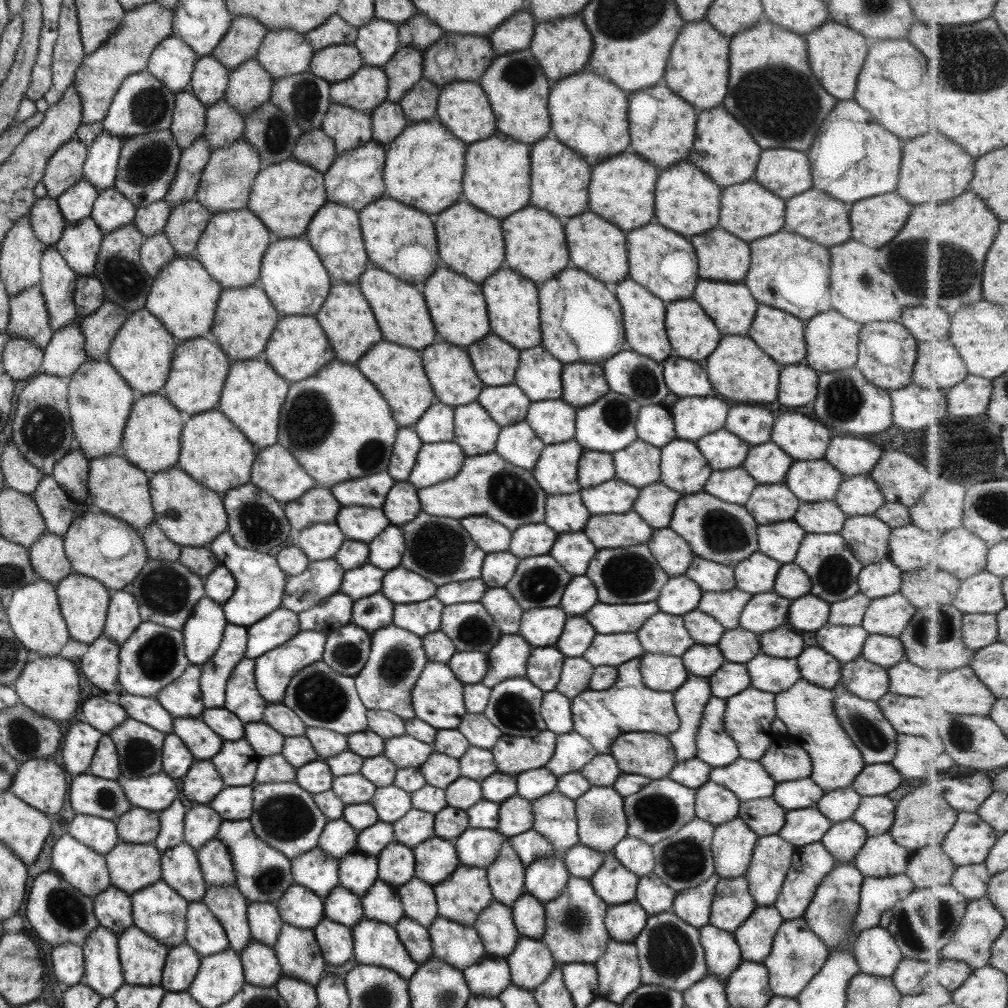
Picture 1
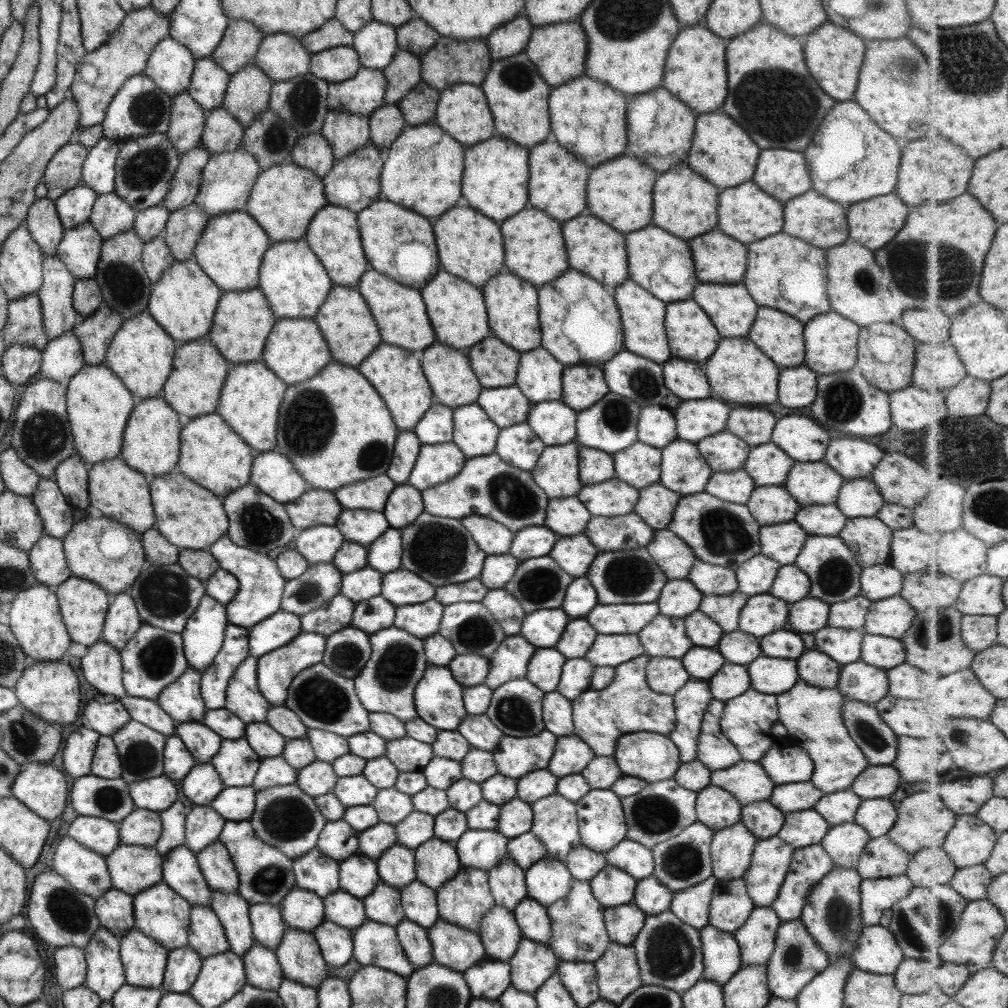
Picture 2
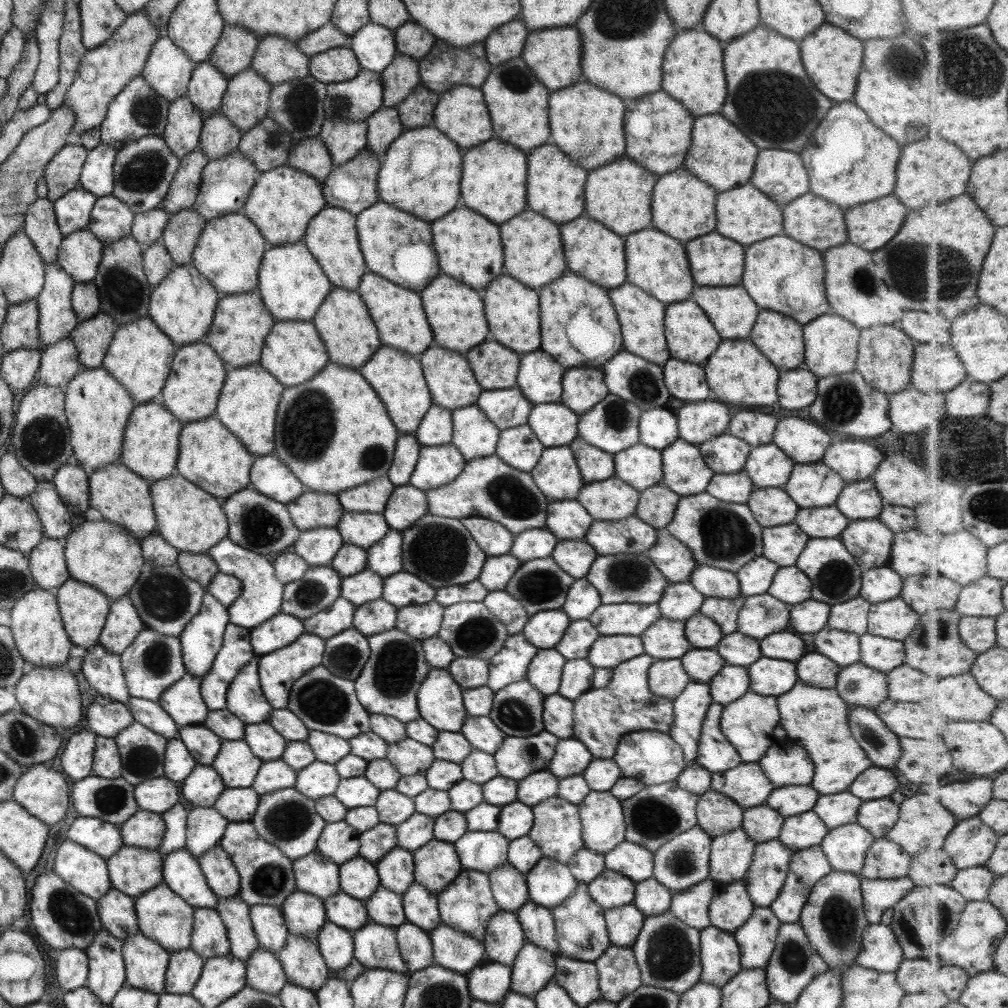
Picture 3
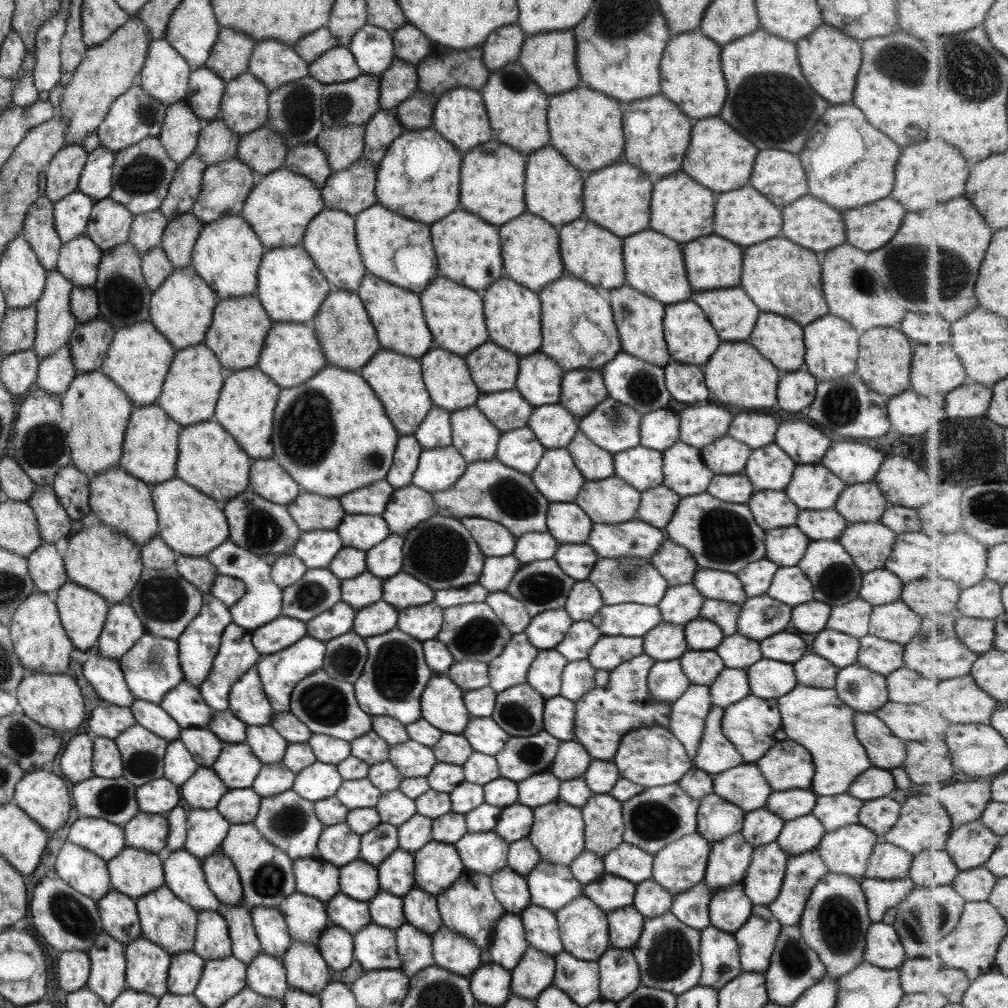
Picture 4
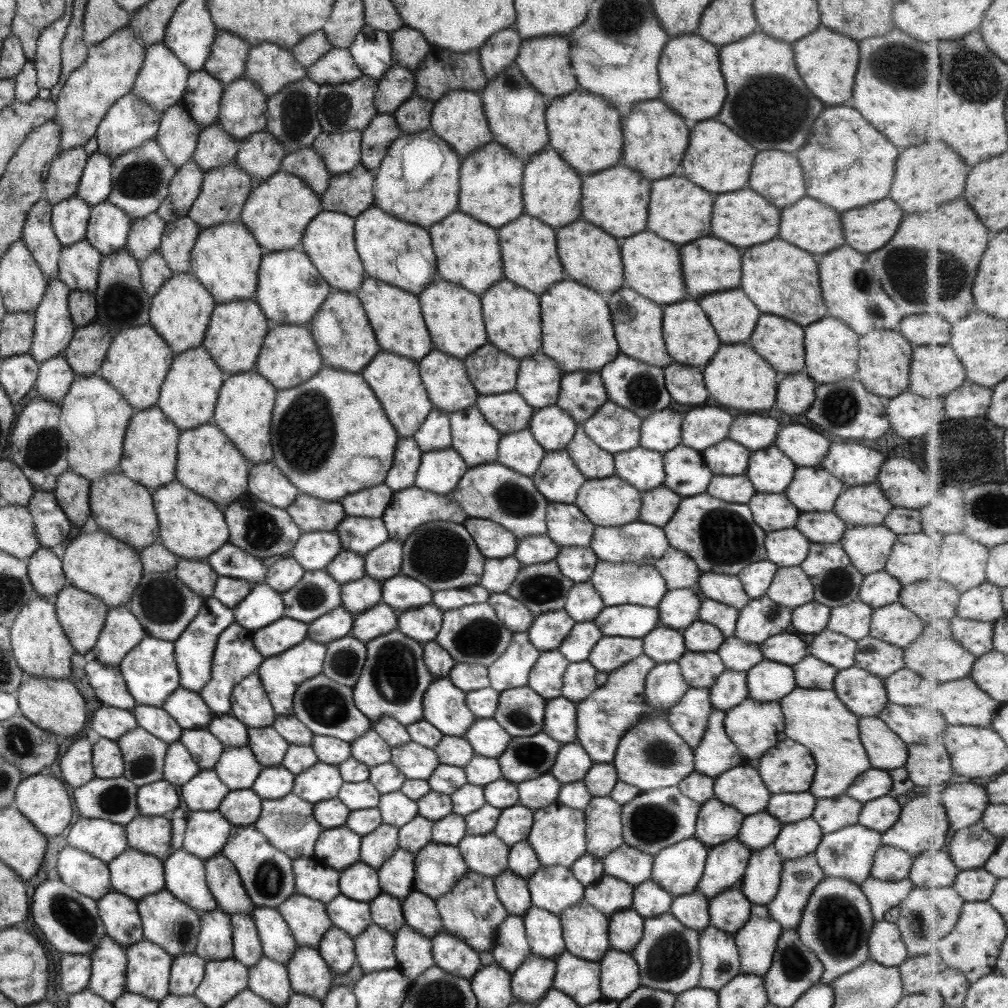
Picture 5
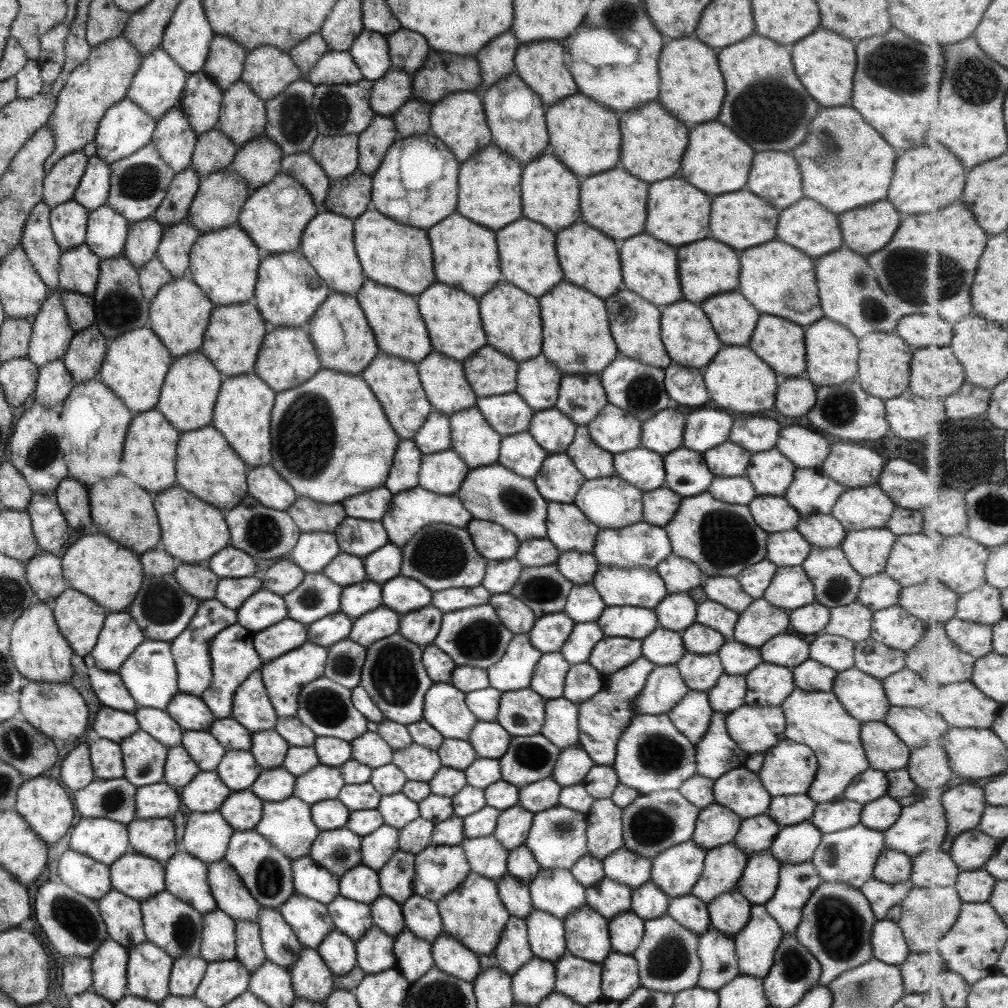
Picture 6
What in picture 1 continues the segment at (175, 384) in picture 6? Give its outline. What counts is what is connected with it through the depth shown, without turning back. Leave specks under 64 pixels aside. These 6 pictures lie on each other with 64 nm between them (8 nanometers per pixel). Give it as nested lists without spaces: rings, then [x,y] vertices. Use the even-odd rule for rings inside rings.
[[[211,338],[178,342],[171,359],[167,380],[160,392],[179,412],[195,415],[212,410],[219,400],[230,363],[231,361]]]

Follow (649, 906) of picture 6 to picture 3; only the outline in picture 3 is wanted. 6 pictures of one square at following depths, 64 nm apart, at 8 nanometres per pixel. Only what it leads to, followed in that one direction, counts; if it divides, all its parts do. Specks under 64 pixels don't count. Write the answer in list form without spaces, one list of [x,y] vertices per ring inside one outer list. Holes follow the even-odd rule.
[[[653,877],[634,883],[632,905],[644,916],[657,916],[668,912],[673,893]]]

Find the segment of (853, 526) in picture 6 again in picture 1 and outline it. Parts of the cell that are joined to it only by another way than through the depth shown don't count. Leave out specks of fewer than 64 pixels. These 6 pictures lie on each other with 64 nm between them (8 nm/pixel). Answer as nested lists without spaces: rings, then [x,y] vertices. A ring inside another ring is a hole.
[[[863,474],[843,478],[833,502],[846,517],[872,516],[884,499],[873,479]]]

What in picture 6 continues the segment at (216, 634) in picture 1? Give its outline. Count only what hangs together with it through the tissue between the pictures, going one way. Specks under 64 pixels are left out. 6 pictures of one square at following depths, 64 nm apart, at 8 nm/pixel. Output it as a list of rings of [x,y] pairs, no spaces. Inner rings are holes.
[[[202,600],[187,627],[170,642],[171,656],[176,668],[178,692],[199,697],[209,686],[212,679],[212,670],[210,656],[208,655],[208,644],[211,637],[215,636],[217,632],[236,624],[235,614],[237,614],[237,611],[225,608],[217,600]]]

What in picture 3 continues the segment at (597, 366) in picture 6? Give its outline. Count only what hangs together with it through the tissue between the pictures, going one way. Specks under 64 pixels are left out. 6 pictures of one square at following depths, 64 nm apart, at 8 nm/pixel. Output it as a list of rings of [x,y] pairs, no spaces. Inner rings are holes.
[[[567,271],[559,279],[544,284],[537,290],[537,293],[541,344],[539,348],[549,354],[555,362],[559,362],[564,369],[581,367],[587,362],[586,358],[583,358],[583,354],[571,346],[565,334],[565,327],[569,319],[575,314],[575,311],[582,306],[588,306],[593,314],[599,314],[599,312],[601,312],[601,314],[603,314],[603,322],[601,322],[601,324],[606,327],[609,334],[613,335],[613,348],[611,348],[609,352],[606,352],[605,360],[608,361],[614,354],[622,350],[622,336],[620,335],[620,328],[618,327],[616,316],[614,316],[614,308],[612,307],[609,297],[606,295],[606,291],[599,286],[577,276],[577,274]]]

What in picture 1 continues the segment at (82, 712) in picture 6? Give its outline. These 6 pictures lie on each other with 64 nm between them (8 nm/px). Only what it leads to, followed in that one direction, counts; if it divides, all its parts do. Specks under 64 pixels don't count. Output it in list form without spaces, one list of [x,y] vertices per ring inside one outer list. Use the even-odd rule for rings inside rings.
[[[40,656],[31,663],[26,663],[22,674],[14,680],[14,691],[18,700],[39,716],[53,721],[71,720],[79,703],[79,687],[77,687],[77,672],[75,665],[69,659],[55,656]]]

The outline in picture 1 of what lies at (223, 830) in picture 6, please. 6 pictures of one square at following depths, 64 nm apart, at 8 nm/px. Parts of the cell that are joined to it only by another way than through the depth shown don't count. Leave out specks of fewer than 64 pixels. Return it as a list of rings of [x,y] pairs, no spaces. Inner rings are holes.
[[[196,805],[184,816],[184,842],[197,851],[218,833],[223,820],[208,805]]]

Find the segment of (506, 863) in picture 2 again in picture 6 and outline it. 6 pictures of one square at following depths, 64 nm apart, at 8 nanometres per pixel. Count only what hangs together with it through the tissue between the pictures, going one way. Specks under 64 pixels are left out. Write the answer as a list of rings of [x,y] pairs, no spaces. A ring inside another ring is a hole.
[[[509,874],[503,875],[495,883],[499,898],[510,916],[527,918],[533,909],[528,885]]]

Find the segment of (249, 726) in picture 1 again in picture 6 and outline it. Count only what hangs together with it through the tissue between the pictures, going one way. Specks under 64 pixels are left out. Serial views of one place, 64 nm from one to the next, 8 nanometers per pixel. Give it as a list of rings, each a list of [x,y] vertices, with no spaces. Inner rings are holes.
[[[260,730],[250,735],[251,746],[248,751],[262,771],[281,767],[288,744],[274,730]]]

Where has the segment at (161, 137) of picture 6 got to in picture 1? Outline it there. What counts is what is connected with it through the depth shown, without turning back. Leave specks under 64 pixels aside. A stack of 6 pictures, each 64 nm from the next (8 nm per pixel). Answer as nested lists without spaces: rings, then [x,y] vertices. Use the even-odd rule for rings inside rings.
[[[189,89],[174,96],[174,107],[170,122],[170,133],[180,151],[187,149],[191,143],[202,137],[205,120],[204,107]]]

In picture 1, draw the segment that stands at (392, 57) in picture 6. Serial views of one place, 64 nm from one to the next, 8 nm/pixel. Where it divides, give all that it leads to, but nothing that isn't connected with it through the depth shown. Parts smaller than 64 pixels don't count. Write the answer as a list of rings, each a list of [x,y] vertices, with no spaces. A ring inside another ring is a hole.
[[[418,14],[399,24],[397,31],[400,46],[411,46],[421,52],[444,36],[437,25]]]

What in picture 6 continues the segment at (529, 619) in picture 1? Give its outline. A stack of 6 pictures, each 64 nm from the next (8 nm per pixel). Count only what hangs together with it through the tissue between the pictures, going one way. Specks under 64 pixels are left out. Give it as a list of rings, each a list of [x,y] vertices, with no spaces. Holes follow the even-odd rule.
[[[562,612],[546,614],[535,620],[531,631],[526,635],[531,646],[540,653],[559,652],[574,624],[573,620]]]

